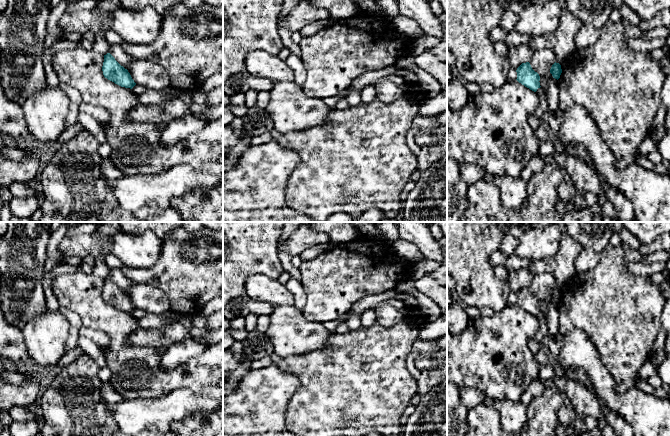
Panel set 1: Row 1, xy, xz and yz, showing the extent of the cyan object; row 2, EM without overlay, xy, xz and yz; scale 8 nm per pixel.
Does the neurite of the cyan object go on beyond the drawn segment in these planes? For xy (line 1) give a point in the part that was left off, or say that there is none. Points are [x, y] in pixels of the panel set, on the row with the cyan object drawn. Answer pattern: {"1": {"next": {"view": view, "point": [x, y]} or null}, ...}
{"1": {"next": null}}

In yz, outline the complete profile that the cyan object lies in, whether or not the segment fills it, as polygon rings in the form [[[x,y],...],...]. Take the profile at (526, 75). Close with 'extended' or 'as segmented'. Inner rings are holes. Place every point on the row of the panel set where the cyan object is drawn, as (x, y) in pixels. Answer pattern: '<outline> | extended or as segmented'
[[[522,63],[516,70],[517,72],[517,81],[529,88],[530,90],[536,92],[540,98],[544,97],[545,90],[540,86],[540,76],[535,72],[530,63]]] | extended

